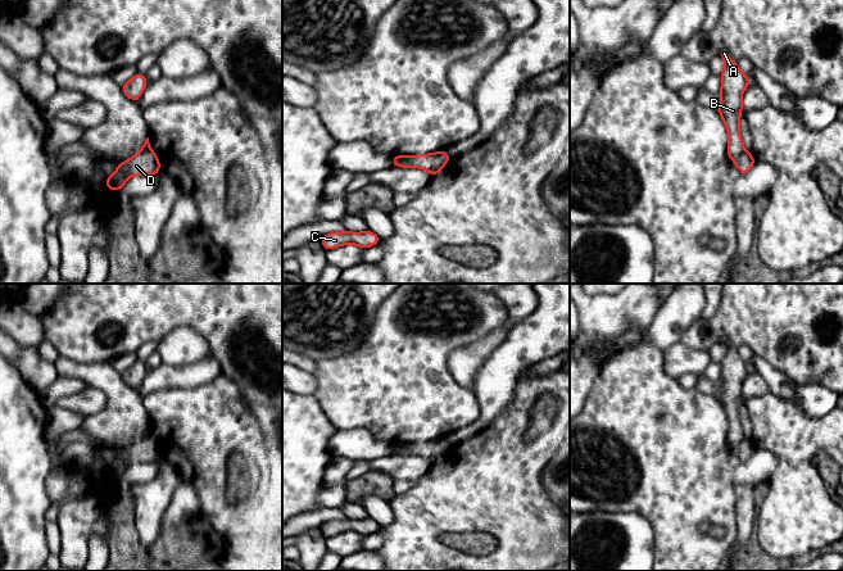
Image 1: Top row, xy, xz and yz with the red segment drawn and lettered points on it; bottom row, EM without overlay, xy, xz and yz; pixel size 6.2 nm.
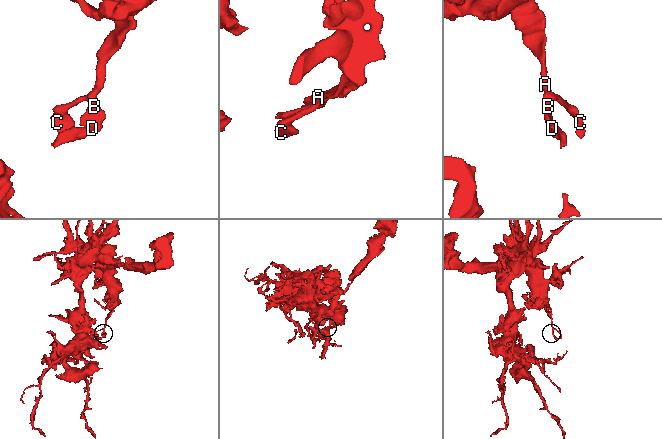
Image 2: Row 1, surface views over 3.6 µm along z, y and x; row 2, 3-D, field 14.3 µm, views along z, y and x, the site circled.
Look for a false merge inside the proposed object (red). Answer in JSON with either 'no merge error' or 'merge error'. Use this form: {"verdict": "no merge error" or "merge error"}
{"verdict": "merge error"}

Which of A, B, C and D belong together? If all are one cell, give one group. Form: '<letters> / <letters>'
A B C / D

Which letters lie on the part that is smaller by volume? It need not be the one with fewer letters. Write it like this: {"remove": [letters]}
{"remove": ["D"]}

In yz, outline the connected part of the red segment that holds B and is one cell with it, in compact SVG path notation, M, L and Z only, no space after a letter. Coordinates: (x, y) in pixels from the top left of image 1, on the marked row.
M722 49L717 58L726 60L726 65L720 74L721 100L717 112L720 113L729 133L728 157L730 160L737 162L738 158L745 151L739 132L739 119L743 112L742 95L752 82L729 56L726 49Z

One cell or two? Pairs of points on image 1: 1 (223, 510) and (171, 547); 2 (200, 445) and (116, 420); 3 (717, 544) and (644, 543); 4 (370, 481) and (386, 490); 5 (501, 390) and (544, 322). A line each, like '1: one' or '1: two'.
1: two
2: two
3: two
4: one
5: one

